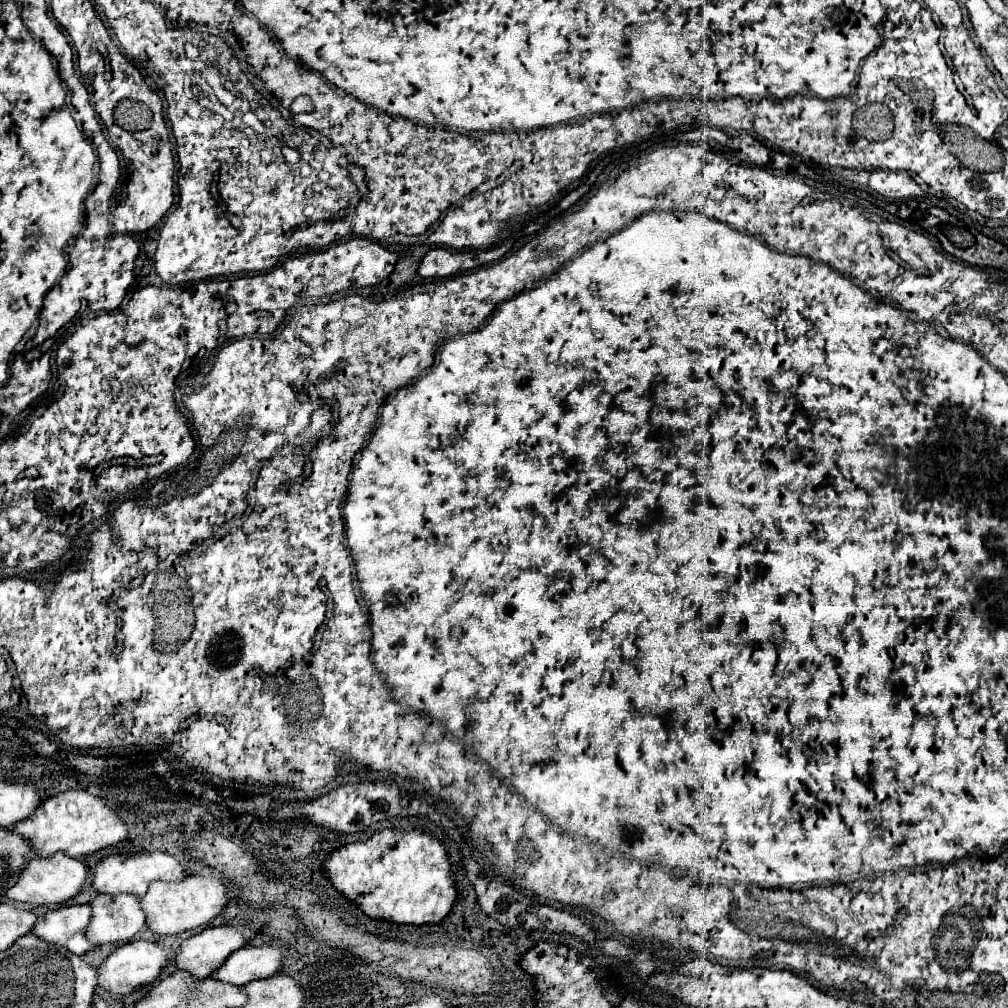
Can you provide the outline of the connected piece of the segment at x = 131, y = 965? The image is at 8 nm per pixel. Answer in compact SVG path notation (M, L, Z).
M135 940L135 942L123 944L101 964L99 986L103 986L107 992L113 992L113 994L129 994L139 986L151 984L159 976L159 972L165 968L167 960L169 960L169 950L157 942Z

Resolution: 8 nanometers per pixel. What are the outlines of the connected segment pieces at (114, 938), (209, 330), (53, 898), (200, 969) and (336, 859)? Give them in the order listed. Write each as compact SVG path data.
M97 894L91 902L93 916L89 924L89 940L93 944L129 942L145 928L141 898L133 894Z
M353 238L349 242L335 244L323 252L291 256L281 266L257 276L245 276L245 278L235 278L235 280L185 282L177 286L145 286L141 290L135 290L125 308L119 308L115 312L101 312L97 318L89 320L85 326L79 326L77 332L57 348L55 362L57 362L59 382L61 382L57 390L59 392L57 402L47 406L47 410L41 416L33 420L25 420L27 422L25 430L29 438L33 436L39 440L41 436L41 458L37 456L35 460L31 460L41 480L41 488L35 488L35 490L49 492L49 502L55 504L57 510L73 512L79 502L84 504L85 522L103 516L107 512L107 506L115 501L119 492L139 488L147 478L158 478L168 470L176 468L169 466L171 464L167 458L161 464L141 466L141 468L129 468L127 465L123 468L121 465L112 466L108 471L99 474L97 478L93 477L89 489L84 490L81 480L85 478L85 474L89 474L89 470L117 456L131 456L131 458L145 458L153 454L169 456L169 450L179 448L177 444L193 444L185 418L177 412L177 406L173 400L175 376L181 370L189 368L193 356L201 348L215 348L219 344L217 342L219 322L229 318L229 314L223 312L223 306L227 302L233 302L235 308L241 306L241 312L247 312L245 306L257 306L255 310L271 314L273 318L257 318L259 320L257 332L271 334L283 322L285 310L289 306L295 306L297 302L309 300L309 298L325 298L353 286L355 288L375 286L393 272L395 262L397 262L397 256L385 250L383 246L379 246L377 242L371 242L365 238Z
M57 852L49 858L33 858L25 872L21 874L19 884L15 884L5 896L15 902L27 902L33 906L49 906L49 904L61 904L71 898L75 898L79 892L83 892L83 886L87 882L87 866L79 858L71 858L63 852Z
M237 926L205 928L201 934L187 938L177 950L177 968L197 978L207 978L221 968L225 958L247 944L243 930Z
M383 828L367 840L349 842L329 854L323 870L333 886L371 916L395 924L437 924L457 898L451 856L441 840L421 828Z

